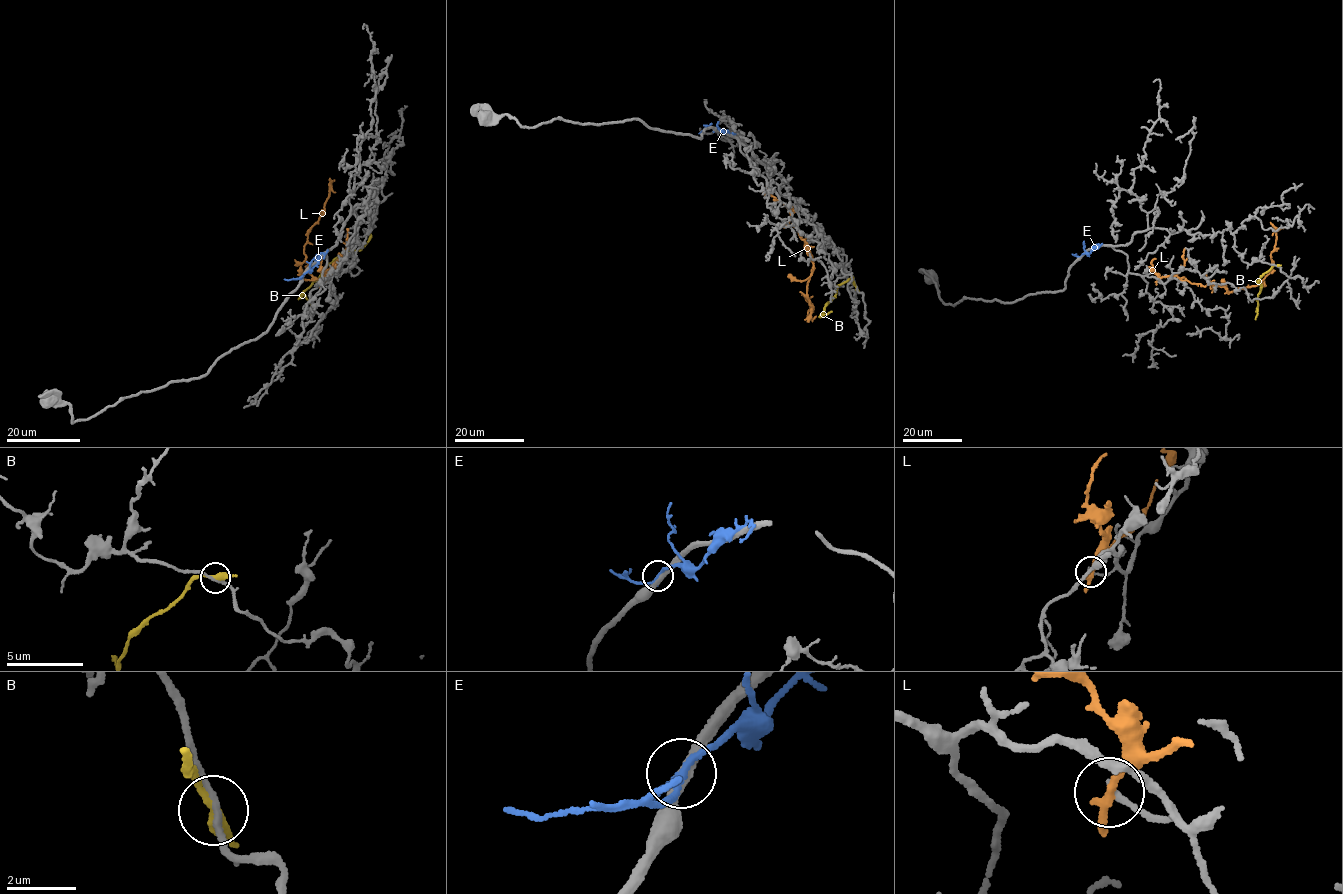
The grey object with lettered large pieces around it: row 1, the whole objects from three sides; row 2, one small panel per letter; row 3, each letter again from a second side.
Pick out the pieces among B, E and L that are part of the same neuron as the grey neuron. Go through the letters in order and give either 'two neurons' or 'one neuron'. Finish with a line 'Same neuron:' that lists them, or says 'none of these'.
B: two neurons
E: two neurons
L: two neurons
Same neuron: none of these

